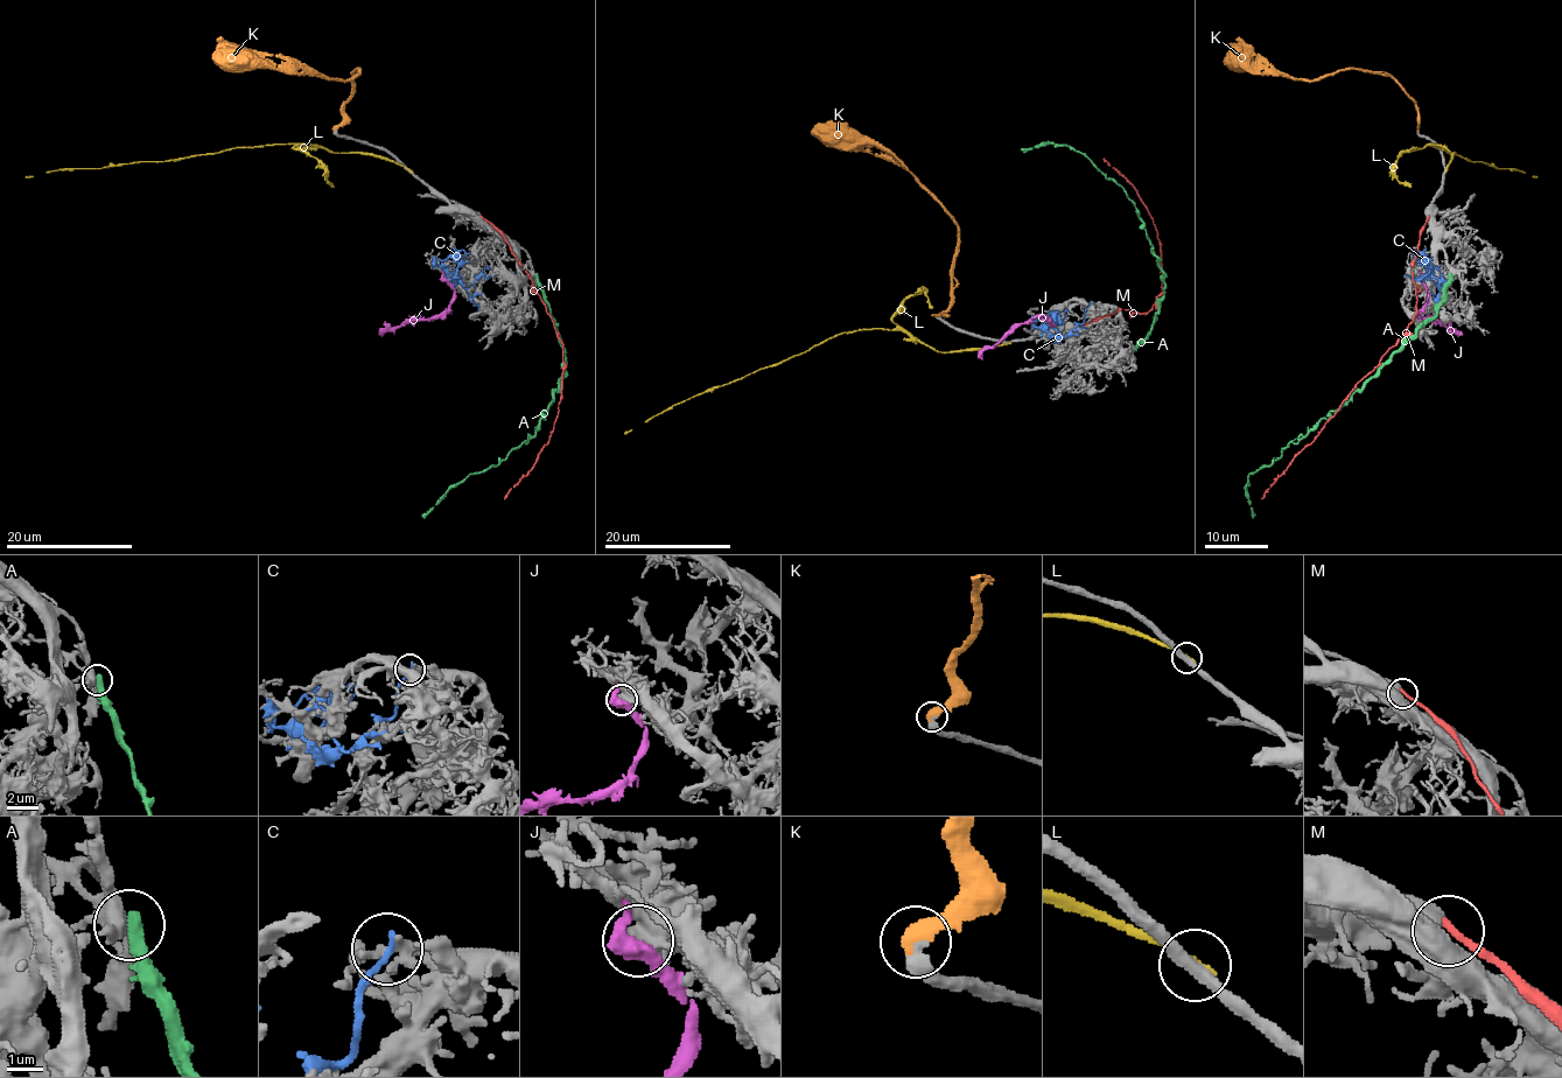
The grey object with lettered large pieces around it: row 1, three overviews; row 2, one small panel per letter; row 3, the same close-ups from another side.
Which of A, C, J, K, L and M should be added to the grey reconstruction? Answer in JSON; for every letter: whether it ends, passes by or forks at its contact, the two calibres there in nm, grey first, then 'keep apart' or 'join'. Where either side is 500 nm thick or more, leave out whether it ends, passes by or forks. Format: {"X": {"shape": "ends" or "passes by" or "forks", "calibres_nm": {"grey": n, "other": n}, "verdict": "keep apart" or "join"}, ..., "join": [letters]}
{"A": {"calibres_nm": {"grey": 700, "other": 500}, "verdict": "keep apart"}, "C": {"shape": "ends", "calibres_nm": {"grey": 260, "other": 200}, "verdict": "keep apart"}, "J": {"calibres_nm": {"grey": 800, "other": 440}, "verdict": "keep apart"}, "K": {"shape": "ends", "calibres_nm": {"grey": 360, "other": 460}, "verdict": "join"}, "L": {"shape": "ends", "calibres_nm": {"grey": 320, "other": 280}, "verdict": "keep apart"}, "M": {"calibres_nm": {"grey": 750, "other": 200}, "verdict": "keep apart"}, "join": ["K"]}

